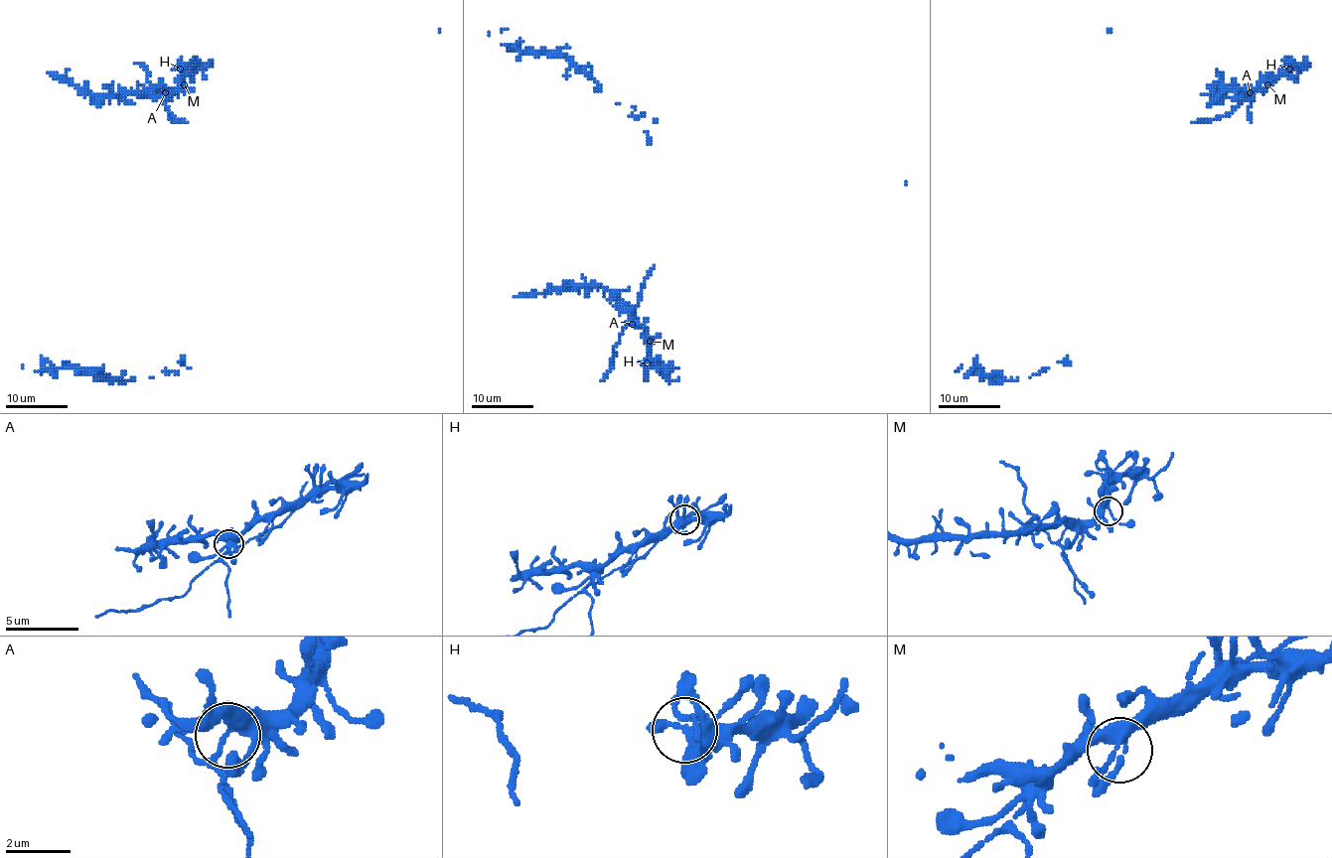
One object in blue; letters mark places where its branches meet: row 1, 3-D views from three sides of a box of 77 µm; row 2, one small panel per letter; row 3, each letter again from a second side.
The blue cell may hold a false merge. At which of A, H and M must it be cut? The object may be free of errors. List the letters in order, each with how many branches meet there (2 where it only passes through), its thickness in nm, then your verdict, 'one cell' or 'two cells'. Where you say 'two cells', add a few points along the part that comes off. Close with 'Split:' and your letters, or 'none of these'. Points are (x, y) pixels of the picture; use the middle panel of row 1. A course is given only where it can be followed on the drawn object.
A: branches 5; calibre 360 nm; two cells; course (631, 324), (627, 321), (620, 341), (614, 349), (613, 362), (602, 381)
H: branches 5; calibre 320 nm; one cell
M: branches 5; calibre 340 nm; one cell
Split: A

